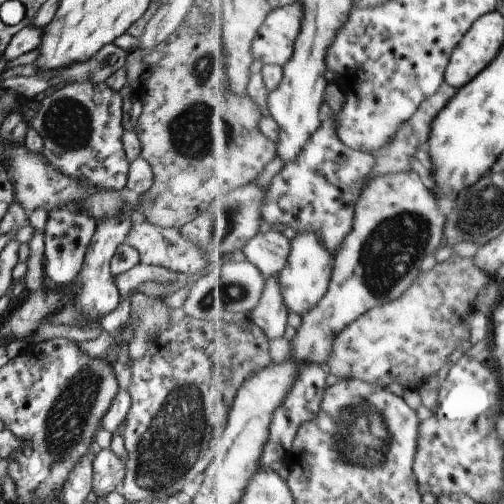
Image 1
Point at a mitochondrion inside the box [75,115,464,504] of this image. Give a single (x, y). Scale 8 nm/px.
(165, 453)

